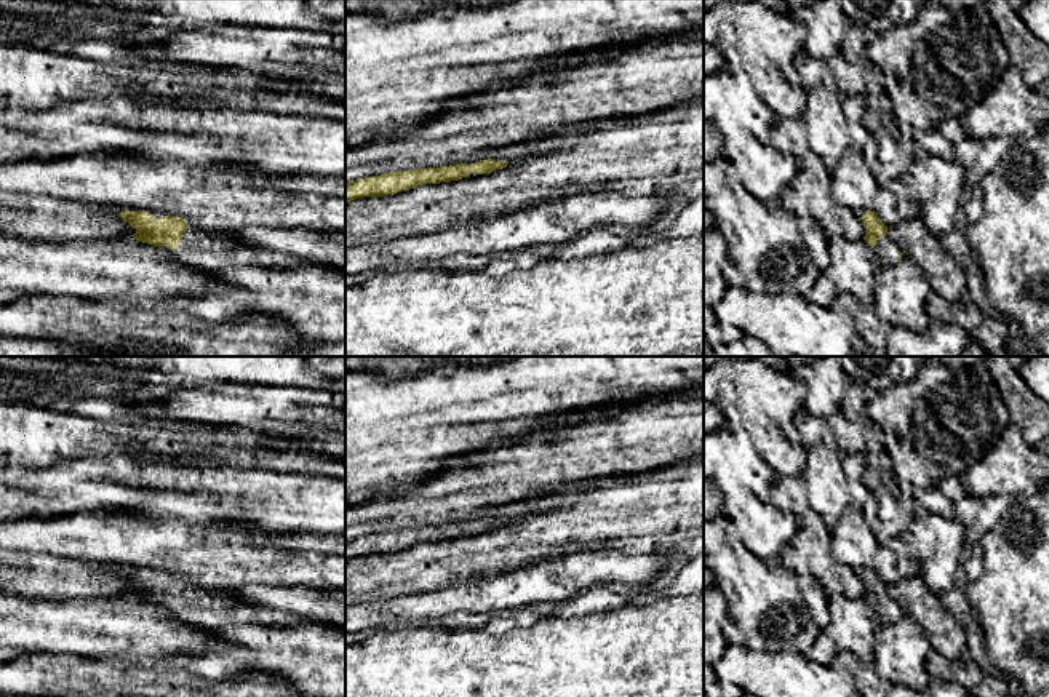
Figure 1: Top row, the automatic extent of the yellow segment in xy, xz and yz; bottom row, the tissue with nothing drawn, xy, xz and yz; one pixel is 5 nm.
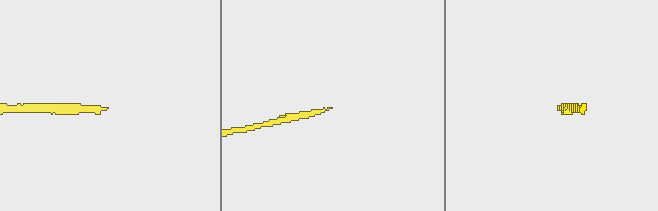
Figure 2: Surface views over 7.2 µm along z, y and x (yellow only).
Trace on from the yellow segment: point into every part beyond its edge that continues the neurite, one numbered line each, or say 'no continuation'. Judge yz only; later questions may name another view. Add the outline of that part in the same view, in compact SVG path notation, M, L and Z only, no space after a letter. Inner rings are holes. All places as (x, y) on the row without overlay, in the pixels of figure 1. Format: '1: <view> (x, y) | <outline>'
1: yz (886, 609) | M881 593L878 596L878 601L873 604L873 611L876 614L878 619L878 625L879 627L886 627L891 623L899 622L897 612L899 612L899 606L897 603L889 596L889 593Z

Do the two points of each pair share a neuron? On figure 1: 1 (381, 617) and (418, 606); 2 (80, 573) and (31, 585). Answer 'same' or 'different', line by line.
1: same
2: same

